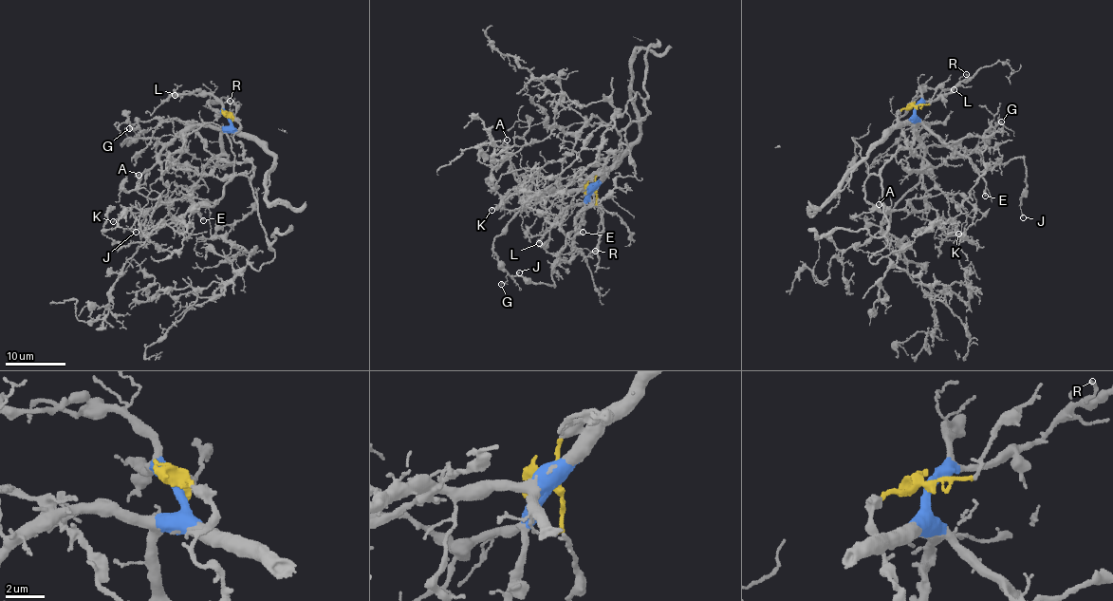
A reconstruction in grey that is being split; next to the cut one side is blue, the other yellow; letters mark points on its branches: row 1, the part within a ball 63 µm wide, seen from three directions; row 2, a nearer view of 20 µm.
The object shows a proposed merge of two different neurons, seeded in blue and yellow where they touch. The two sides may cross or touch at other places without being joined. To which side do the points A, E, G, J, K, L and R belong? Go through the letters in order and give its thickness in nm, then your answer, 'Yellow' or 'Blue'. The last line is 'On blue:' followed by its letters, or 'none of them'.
A: Thickness 150 nm. Blue
E: Thickness 160 nm. Blue
G: Thickness 140 nm. Blue
J: Thickness 110 nm. Blue
K: Thickness 130 nm. Yellow
L: Thickness 400 nm. Blue
R: Thickness 160 nm. Blue
On blue: A, E, G, J, L, R

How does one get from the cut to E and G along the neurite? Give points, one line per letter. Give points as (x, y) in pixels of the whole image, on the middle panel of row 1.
E: (594, 190), (588, 195), (589, 203), (581, 211), (576, 229), (568, 234), (572, 238), (583, 232)
G: (594, 190), (550, 190), (528, 197), (493, 242), (493, 250), (507, 272), (507, 280), (501, 284)

